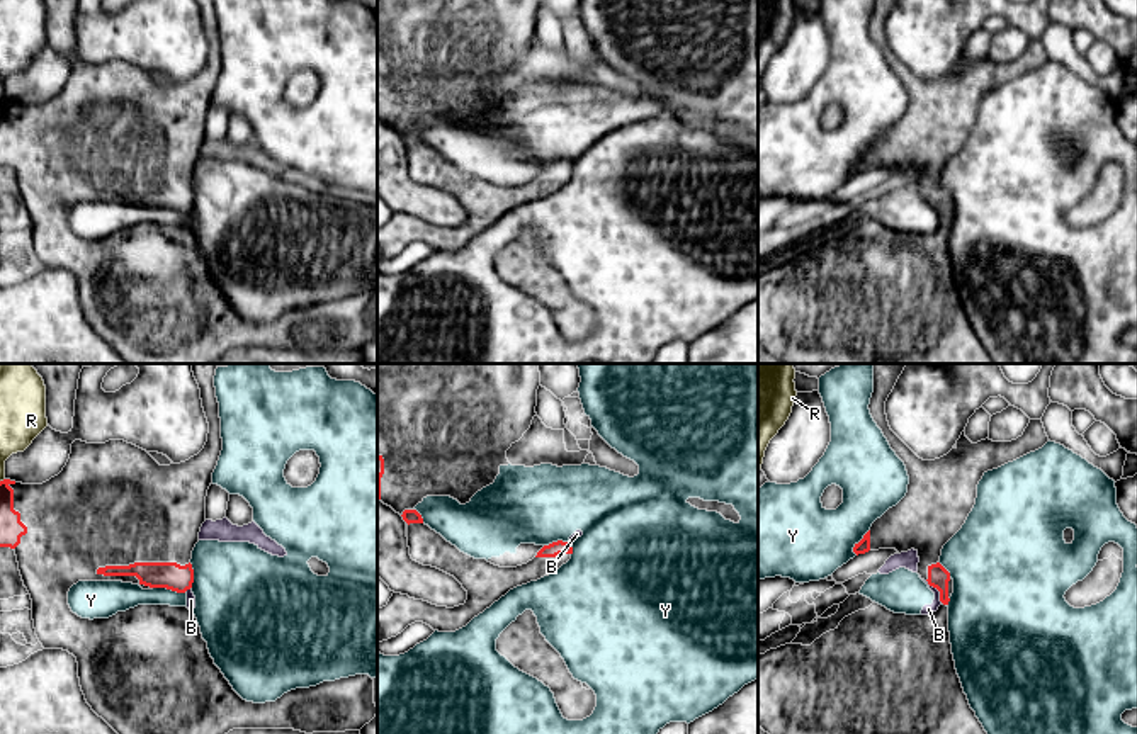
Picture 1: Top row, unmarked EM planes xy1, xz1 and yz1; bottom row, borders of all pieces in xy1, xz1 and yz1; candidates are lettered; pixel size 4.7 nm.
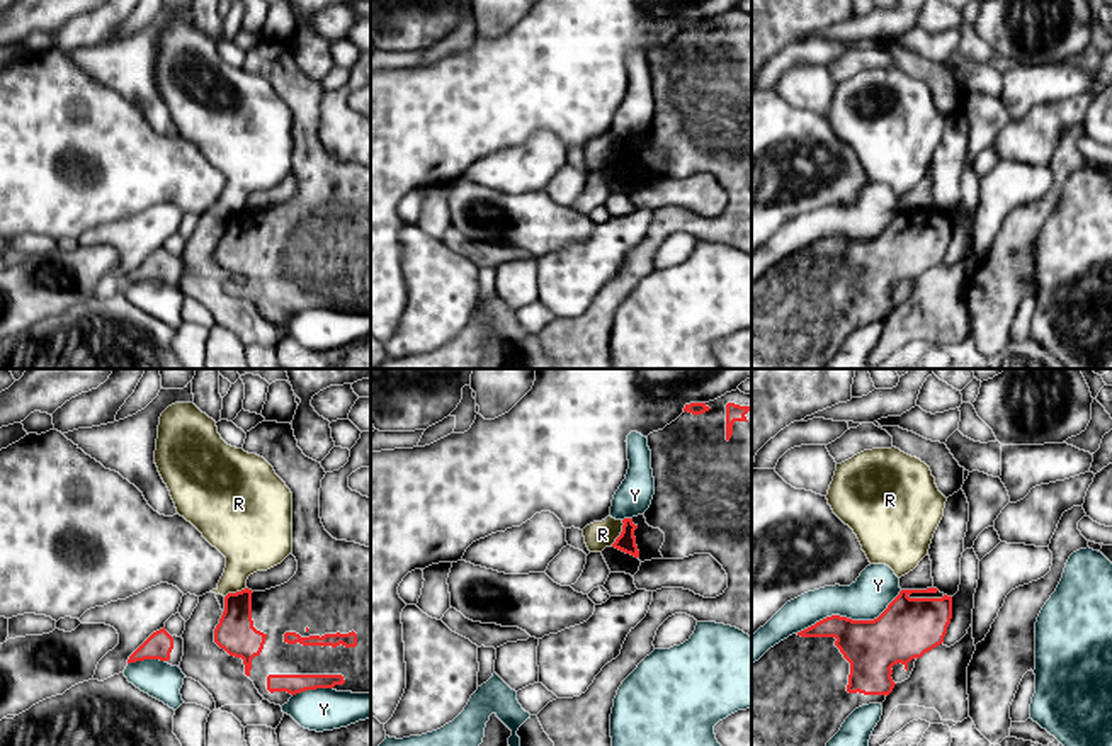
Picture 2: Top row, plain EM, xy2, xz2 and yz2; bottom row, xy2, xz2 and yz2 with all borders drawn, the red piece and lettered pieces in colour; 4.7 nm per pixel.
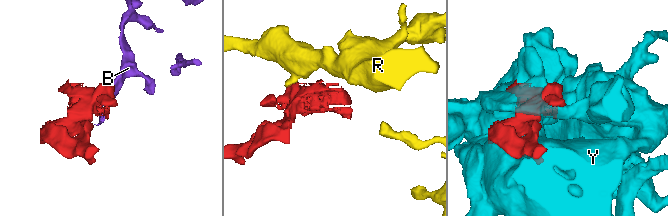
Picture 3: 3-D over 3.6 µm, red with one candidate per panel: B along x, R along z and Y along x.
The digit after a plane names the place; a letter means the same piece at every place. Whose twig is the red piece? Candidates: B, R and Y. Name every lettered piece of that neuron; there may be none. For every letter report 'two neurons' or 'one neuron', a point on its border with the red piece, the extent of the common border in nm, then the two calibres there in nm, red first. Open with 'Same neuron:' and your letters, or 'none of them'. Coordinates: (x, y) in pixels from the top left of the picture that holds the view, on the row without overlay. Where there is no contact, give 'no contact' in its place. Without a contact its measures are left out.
Same neuron: none of them
B: two neurons; meets red in yz1 at (937, 208); contact 130 nm long; 100 nm thick on the red side, 50 nm on the other
R: two neurons; meets red in xz2 at (621, 152); contact 130 nm long; 90 nm thick on the red side, 130 nm on the other
Y: two neurons; meets red in yz2 at (849, 238); contact 550 nm long; 260 nm thick on the red side, 200 nm on the other

